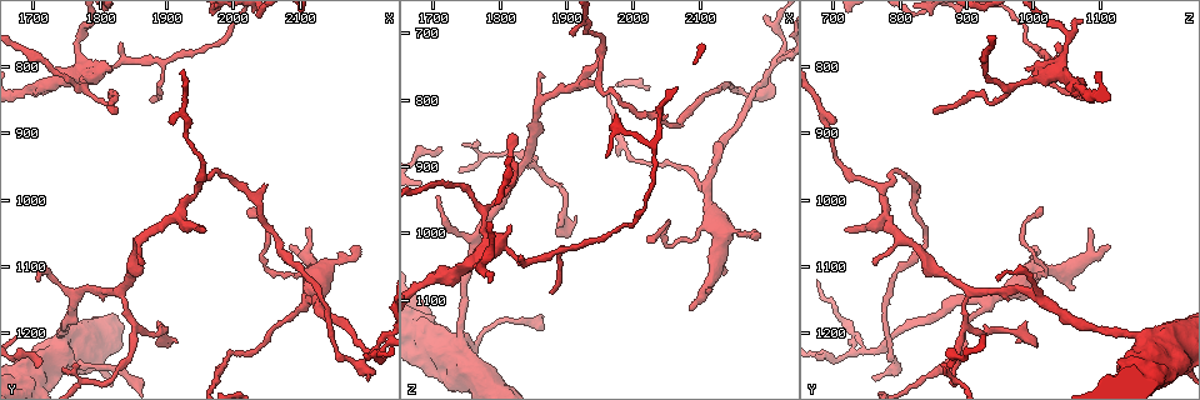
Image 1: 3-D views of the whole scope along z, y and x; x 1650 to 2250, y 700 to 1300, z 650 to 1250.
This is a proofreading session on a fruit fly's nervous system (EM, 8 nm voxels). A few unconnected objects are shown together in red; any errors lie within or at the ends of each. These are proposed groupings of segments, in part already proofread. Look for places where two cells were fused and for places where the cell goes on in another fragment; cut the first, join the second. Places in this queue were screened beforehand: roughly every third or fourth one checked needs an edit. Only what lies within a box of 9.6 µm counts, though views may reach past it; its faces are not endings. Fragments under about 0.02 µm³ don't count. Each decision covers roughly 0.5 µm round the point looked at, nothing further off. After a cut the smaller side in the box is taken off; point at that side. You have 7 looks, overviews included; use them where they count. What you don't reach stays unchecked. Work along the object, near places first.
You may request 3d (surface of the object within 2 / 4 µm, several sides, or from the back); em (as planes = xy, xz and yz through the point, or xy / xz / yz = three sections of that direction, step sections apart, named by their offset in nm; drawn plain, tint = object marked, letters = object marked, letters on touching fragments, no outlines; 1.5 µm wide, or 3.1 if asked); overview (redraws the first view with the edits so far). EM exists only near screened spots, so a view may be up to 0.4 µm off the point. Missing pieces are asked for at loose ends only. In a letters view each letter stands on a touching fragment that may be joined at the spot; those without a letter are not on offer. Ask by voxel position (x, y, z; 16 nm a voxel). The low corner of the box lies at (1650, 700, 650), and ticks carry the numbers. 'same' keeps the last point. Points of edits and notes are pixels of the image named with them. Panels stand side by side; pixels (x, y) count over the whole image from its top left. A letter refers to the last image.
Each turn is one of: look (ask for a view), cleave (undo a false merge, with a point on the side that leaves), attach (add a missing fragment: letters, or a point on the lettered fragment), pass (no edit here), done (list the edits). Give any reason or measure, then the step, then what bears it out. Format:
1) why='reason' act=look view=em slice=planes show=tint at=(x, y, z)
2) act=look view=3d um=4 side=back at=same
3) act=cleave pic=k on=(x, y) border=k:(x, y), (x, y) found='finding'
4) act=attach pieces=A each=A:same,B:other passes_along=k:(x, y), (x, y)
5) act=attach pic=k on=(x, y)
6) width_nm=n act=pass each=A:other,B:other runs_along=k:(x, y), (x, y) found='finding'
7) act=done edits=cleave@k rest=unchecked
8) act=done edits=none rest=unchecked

why='arms part here' act=look view=3d um=4 at=(2110, 1115, 990)

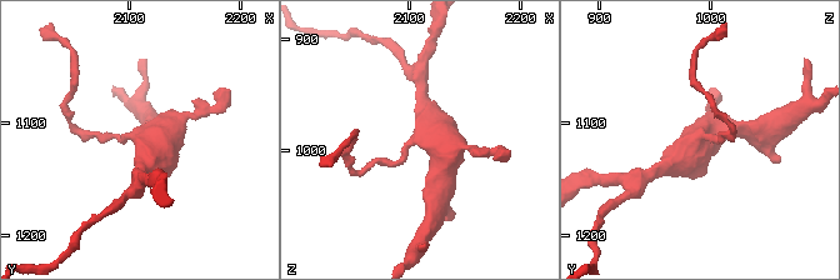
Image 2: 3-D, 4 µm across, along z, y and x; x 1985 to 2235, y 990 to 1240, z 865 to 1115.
why='shape alone is not enough' act=look view=em slice=planes show=letters at=(2112, 1114, 988)

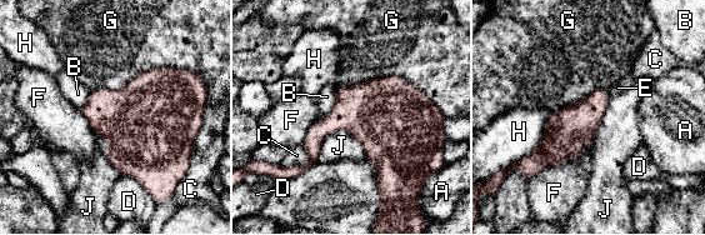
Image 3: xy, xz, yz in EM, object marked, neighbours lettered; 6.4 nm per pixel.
longest_contact=G:650nm act=pass each=A:other,B:other,C:other,D:other,E:other,F:other,G:other,H:other,J:other found='continuous, no second cell'

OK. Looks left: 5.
why='free end' act=look view=3d um=2 at=(2090, 1070, 1115)

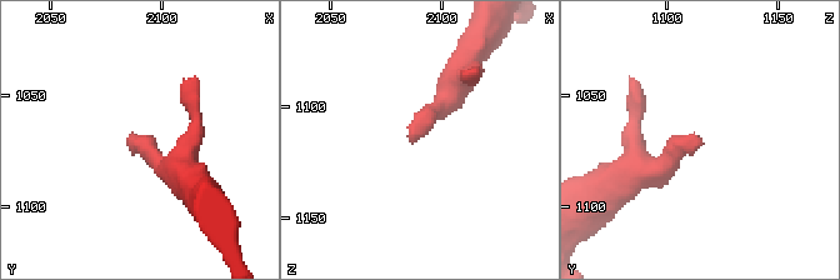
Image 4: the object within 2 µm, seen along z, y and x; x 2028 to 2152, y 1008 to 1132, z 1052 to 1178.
act=look view=em slice=planes show=letters at=(2086, 1071, 1117)

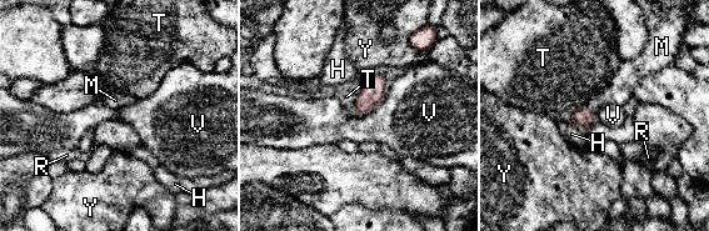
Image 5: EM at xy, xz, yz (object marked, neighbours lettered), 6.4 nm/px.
act=attach pieces=M each=H:other,M:same,R:other,T:other,V:other,Y:other found='it goes on there'

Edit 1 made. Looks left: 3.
act=look view=overview

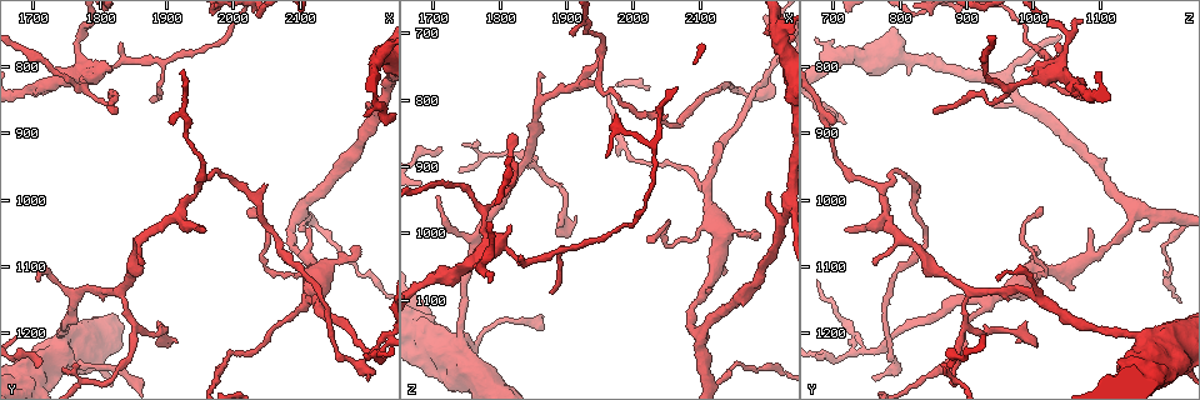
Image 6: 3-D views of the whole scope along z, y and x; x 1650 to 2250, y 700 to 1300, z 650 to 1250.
why='an open end' act=look view=em slice=xy step=4 show=tint at=(1830, 765, 1040)

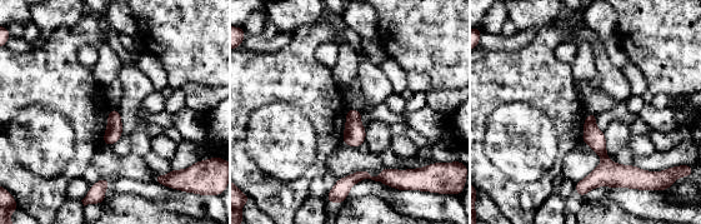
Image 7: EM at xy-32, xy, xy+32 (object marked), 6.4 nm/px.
why='another direction' act=look view=em slice=yz step=4 show=letters at=same

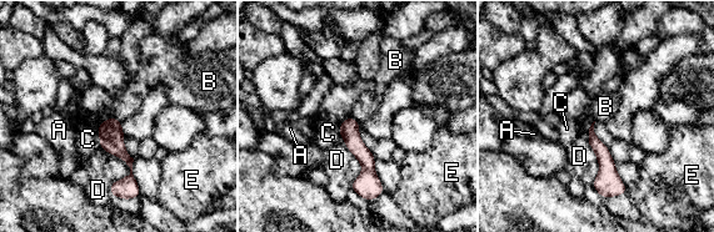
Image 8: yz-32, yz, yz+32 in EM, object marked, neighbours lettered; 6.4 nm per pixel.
act=pass each=A:other,B:other,C:other,D:other,E:other border=8:(111, 115), (121, 124) found='no lettered fragment goes on from it'

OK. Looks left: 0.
act=done edits=attach@5 rest=unchecked

